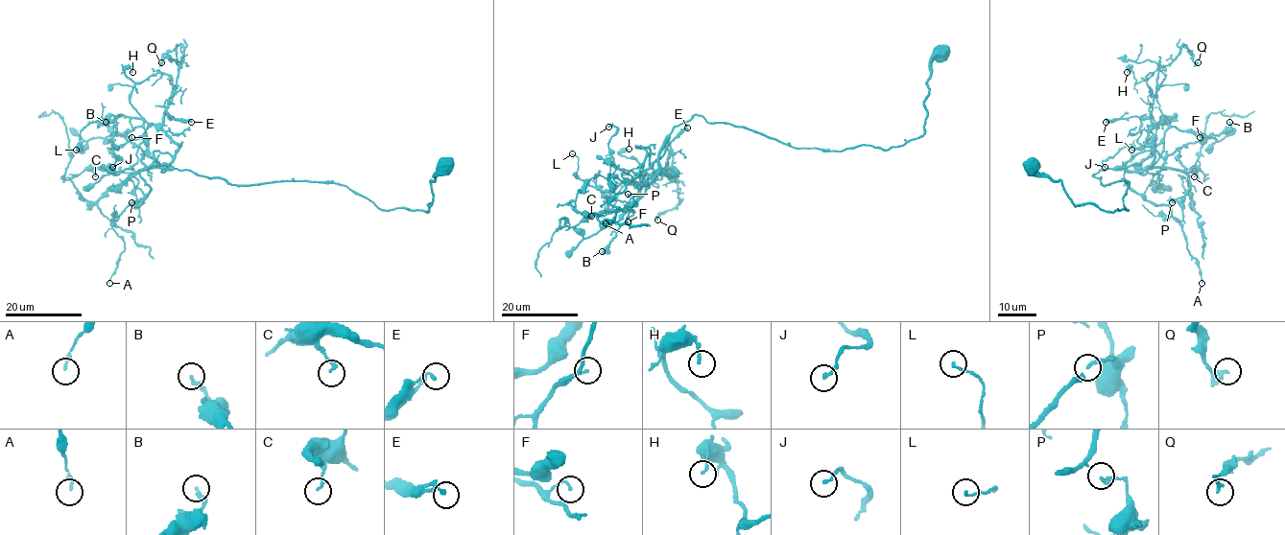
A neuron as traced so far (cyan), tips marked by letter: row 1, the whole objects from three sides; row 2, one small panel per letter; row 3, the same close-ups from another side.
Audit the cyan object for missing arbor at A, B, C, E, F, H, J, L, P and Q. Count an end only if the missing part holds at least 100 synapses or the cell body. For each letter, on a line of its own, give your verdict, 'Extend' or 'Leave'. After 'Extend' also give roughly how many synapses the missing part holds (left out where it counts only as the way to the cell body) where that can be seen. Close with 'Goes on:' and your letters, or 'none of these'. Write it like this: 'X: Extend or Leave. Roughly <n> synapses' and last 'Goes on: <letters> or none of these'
A: Leave
B: Leave
C: Leave
E: Leave
F: Leave
H: Leave
J: Leave
L: Leave
P: Leave
Q: Leave
Goes on: none of these

